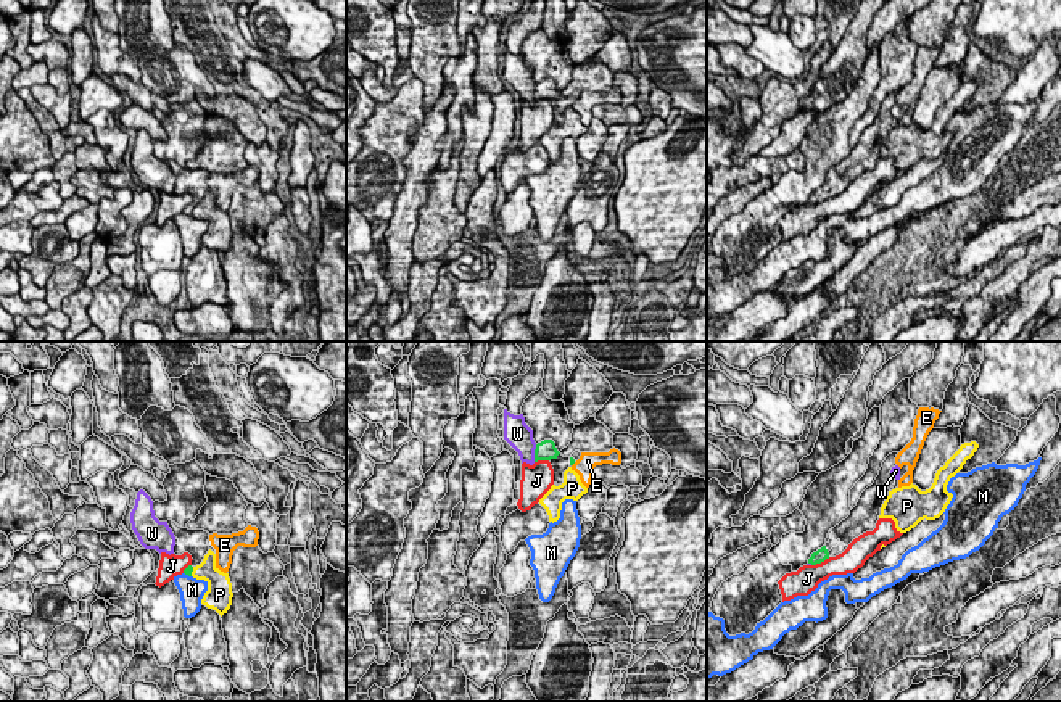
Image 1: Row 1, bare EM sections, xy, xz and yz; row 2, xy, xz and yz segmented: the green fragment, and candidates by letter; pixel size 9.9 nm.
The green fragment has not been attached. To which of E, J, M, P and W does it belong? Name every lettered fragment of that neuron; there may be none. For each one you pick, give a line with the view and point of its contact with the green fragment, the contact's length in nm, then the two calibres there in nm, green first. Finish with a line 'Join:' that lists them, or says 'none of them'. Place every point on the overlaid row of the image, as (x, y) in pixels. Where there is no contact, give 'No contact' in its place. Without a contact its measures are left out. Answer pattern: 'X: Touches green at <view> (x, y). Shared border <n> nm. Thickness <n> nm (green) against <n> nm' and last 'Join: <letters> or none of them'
Join: none of them

